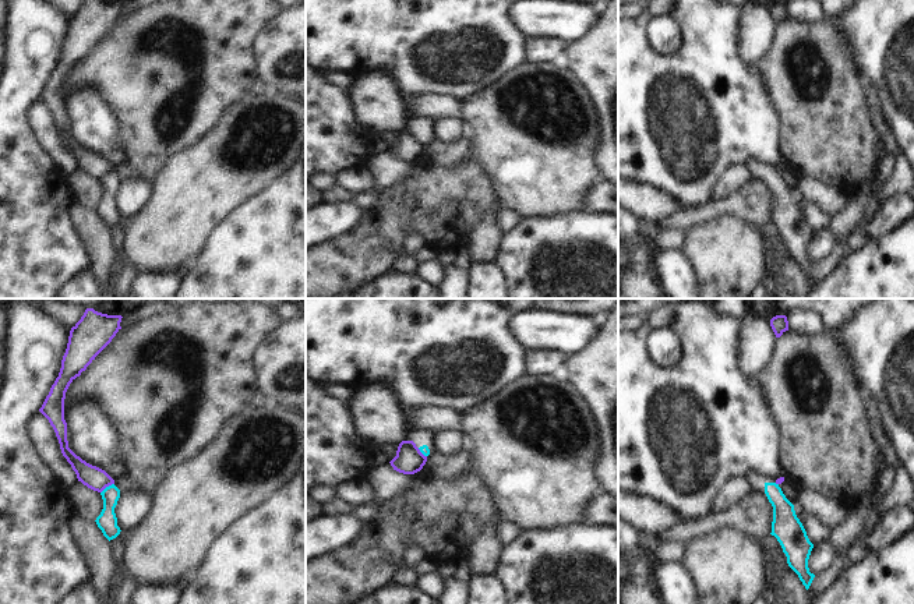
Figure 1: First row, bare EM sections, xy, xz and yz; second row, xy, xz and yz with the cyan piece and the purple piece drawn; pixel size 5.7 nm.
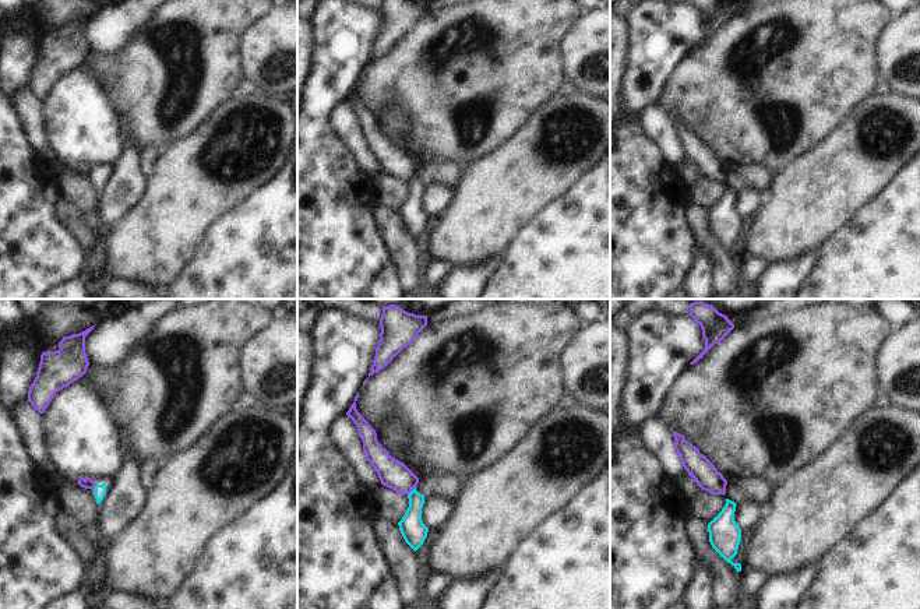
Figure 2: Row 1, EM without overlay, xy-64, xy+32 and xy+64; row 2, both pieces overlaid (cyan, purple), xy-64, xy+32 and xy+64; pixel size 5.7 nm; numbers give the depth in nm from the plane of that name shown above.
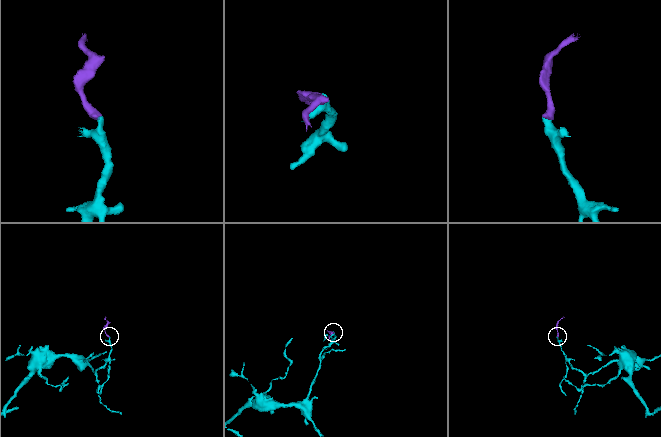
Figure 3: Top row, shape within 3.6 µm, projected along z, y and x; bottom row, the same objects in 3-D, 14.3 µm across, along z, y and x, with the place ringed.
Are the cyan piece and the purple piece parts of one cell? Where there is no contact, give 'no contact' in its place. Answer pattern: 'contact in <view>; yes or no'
contact in xy; no

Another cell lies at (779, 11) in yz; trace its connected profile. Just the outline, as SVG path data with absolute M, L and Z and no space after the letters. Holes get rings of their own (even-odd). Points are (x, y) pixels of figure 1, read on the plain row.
M776 3L770 7L770 14L776 22L780 25L786 18L788 18L788 8L786 3Z

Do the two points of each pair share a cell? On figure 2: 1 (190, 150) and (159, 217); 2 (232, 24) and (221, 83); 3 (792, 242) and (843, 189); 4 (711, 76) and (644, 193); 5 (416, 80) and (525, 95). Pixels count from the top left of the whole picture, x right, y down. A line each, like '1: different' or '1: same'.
1: same
2: same
3: same
4: different
5: same

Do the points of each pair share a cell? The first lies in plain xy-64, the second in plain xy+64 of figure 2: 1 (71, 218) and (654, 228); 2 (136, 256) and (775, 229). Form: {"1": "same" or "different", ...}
{"1": "different", "2": "same"}

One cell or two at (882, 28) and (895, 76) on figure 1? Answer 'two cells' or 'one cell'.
one cell

